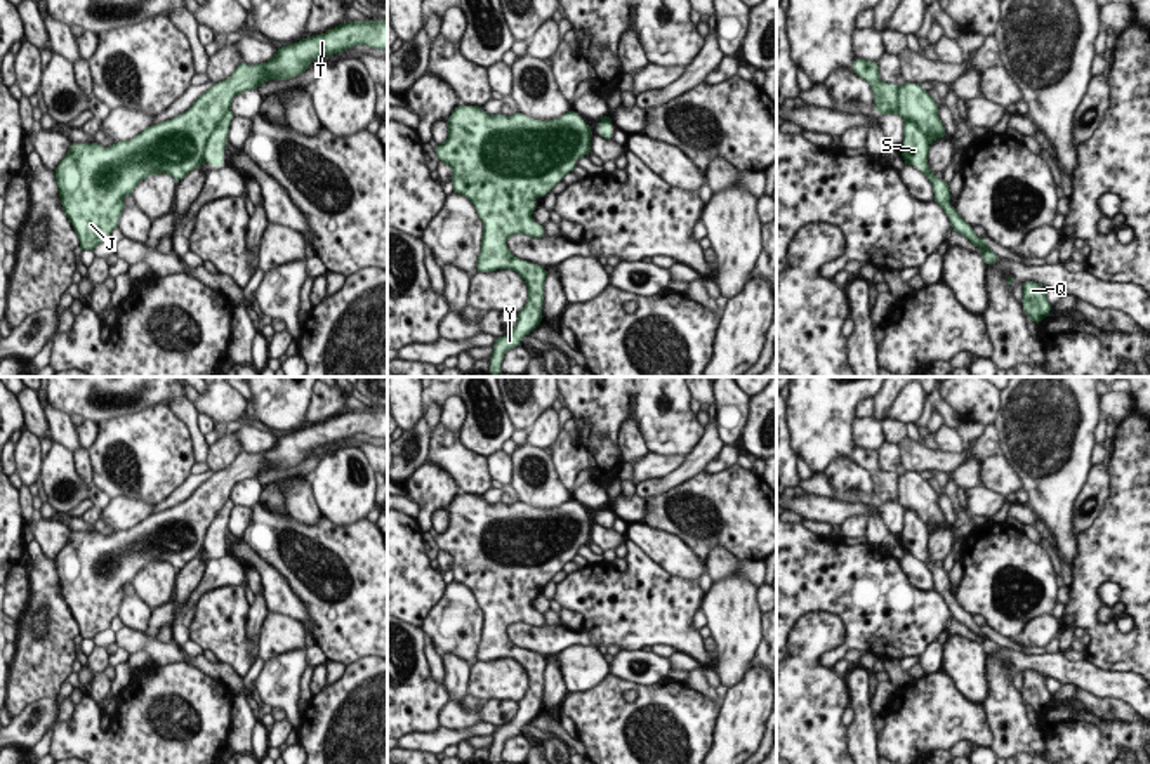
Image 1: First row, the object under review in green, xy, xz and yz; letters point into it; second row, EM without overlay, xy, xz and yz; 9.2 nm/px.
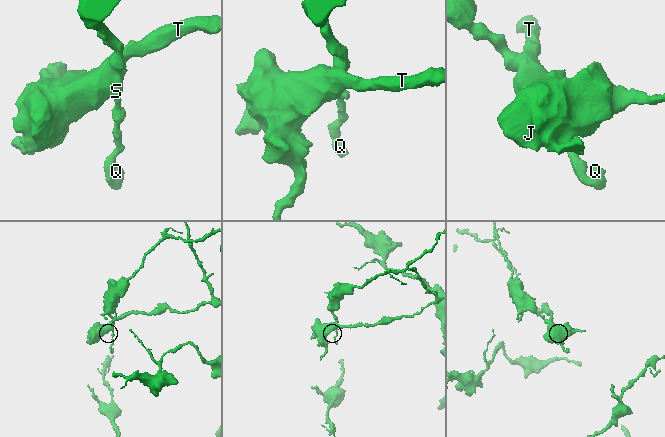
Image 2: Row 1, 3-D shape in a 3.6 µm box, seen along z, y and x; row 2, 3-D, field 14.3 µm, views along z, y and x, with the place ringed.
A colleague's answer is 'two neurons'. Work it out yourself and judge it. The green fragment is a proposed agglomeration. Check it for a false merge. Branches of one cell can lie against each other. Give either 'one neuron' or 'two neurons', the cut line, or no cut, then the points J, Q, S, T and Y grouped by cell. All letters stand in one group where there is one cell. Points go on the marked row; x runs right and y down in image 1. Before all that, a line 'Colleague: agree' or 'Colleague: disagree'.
Colleague: disagree
one neuron | no cut | J Q S T Y

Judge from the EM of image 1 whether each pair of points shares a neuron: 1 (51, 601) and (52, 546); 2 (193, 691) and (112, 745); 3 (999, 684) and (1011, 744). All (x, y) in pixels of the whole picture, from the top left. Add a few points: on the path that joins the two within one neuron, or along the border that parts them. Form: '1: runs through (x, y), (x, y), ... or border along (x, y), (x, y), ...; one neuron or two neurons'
1: border along (35, 539), (40, 551), (52, 561); two neurons
2: runs through (171, 691), (153, 695), (145, 712), (134, 723); one neuron
3: runs through (1003, 698), (1011, 730); one neuron

